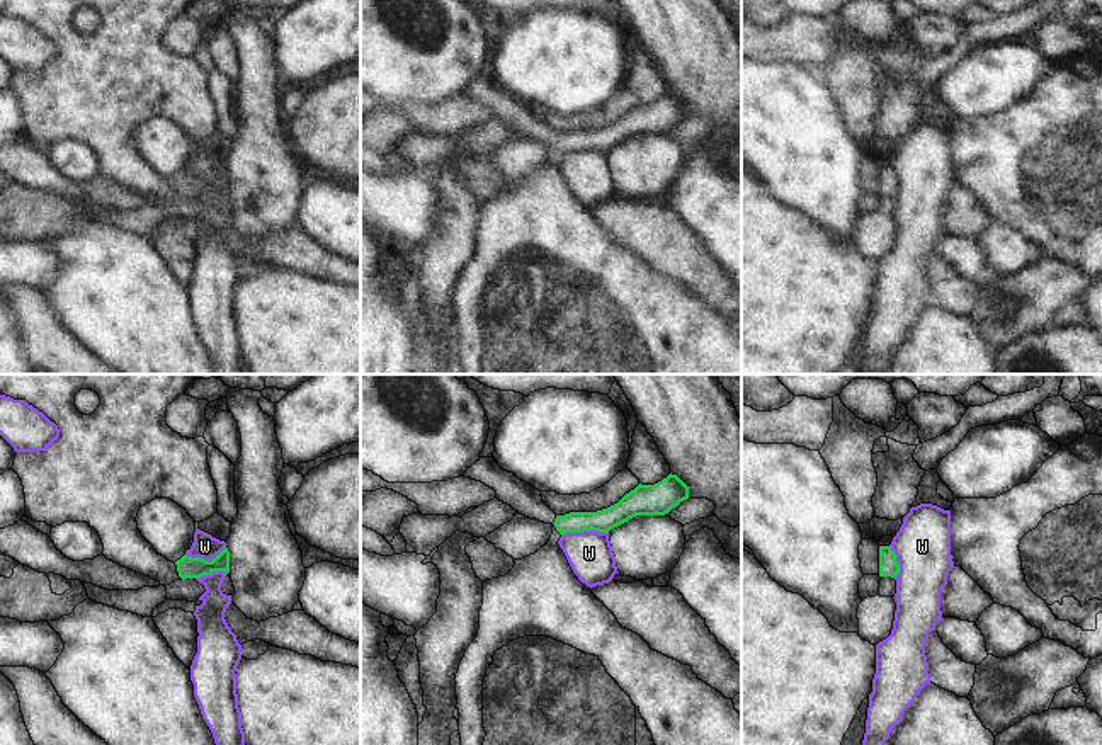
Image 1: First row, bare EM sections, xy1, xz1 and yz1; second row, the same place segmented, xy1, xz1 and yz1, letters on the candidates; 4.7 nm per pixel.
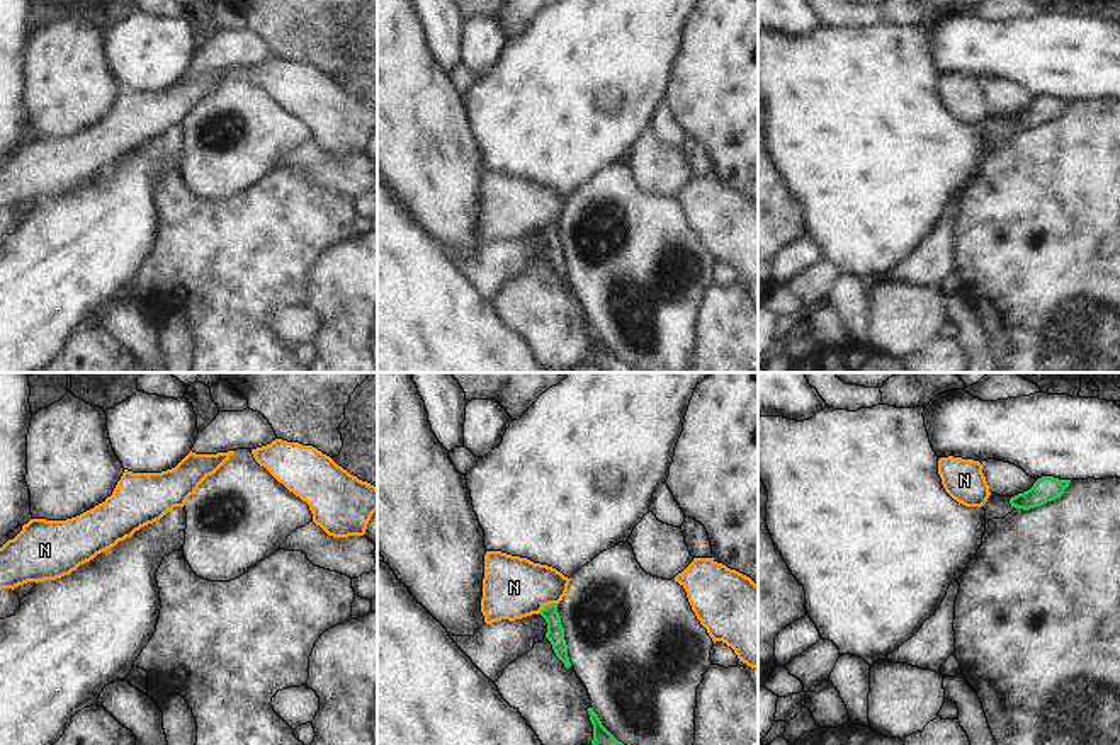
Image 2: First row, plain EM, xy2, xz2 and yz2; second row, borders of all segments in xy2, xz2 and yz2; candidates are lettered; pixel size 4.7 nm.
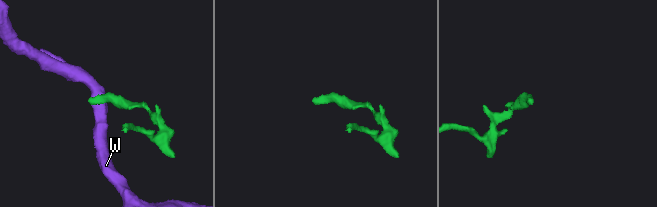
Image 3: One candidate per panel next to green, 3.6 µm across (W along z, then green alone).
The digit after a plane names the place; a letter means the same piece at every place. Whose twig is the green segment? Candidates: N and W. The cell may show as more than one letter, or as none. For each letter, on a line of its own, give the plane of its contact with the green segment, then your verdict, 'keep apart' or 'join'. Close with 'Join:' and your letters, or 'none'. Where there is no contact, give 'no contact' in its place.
N: xz2 | keep apart
W: xz1 | keep apart
Join: none

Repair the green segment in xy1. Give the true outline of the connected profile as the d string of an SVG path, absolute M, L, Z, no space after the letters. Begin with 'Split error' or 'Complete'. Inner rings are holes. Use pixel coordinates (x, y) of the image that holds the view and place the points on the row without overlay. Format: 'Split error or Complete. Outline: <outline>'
Complete. Outline: M224 167L213 180L202 177L182 175L175 180L179 196L185 197L201 197L211 194L213 191L230 191L230 170Z

